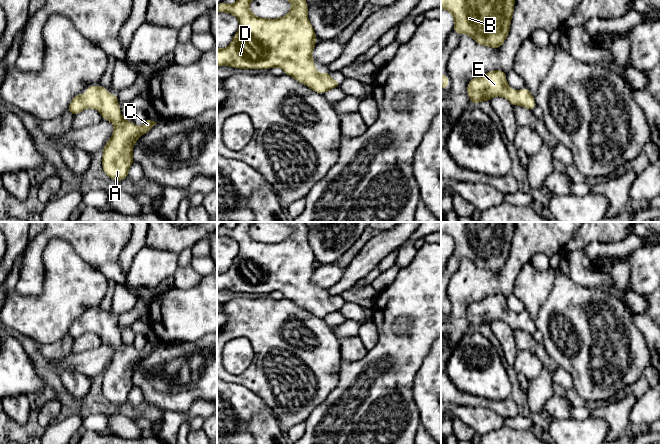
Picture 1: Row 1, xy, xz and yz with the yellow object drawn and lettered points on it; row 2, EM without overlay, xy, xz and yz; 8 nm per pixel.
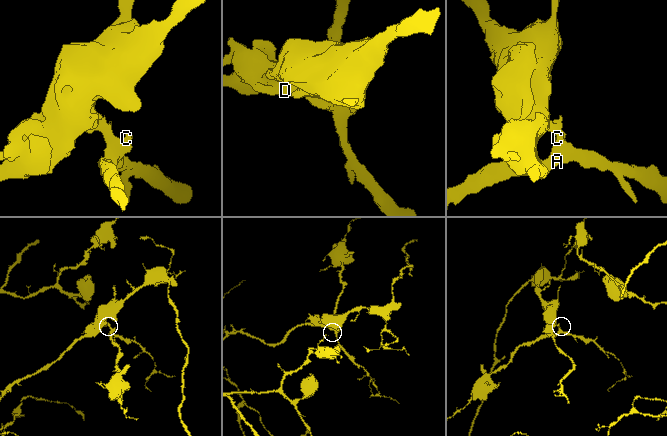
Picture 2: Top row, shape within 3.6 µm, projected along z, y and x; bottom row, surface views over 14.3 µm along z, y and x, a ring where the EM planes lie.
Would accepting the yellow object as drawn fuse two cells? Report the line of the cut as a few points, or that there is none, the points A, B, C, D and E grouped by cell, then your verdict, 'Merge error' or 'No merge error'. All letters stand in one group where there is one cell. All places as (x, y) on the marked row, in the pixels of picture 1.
No split. Groups: A B C D E. No merge error

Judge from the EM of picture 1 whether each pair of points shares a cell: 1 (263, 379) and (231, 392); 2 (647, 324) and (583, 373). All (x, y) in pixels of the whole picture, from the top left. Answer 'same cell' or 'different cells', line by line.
1: different cells
2: different cells

